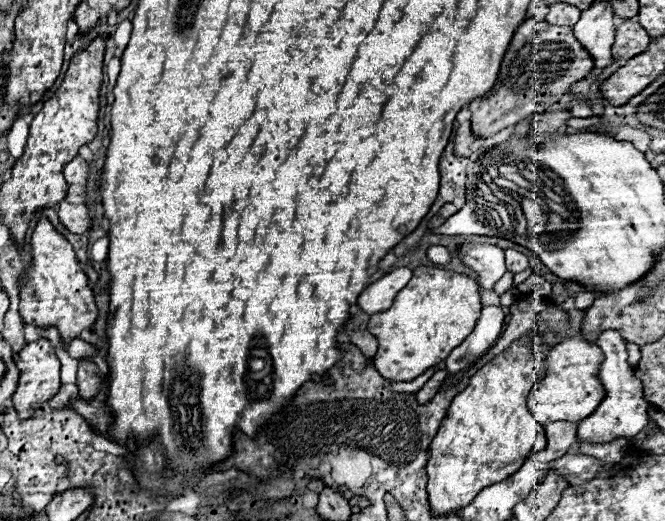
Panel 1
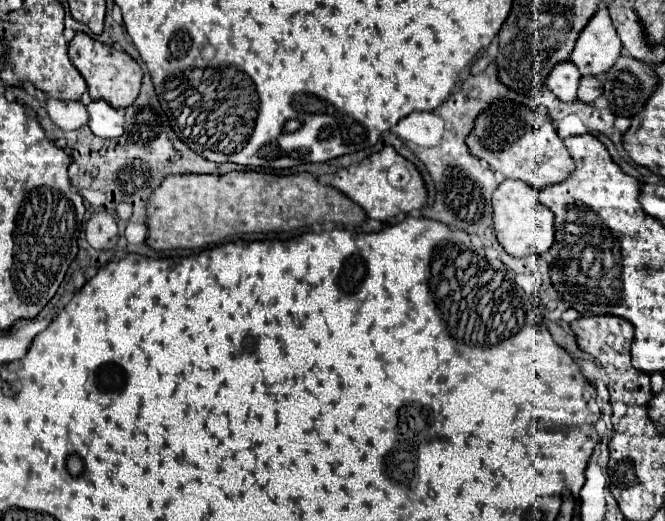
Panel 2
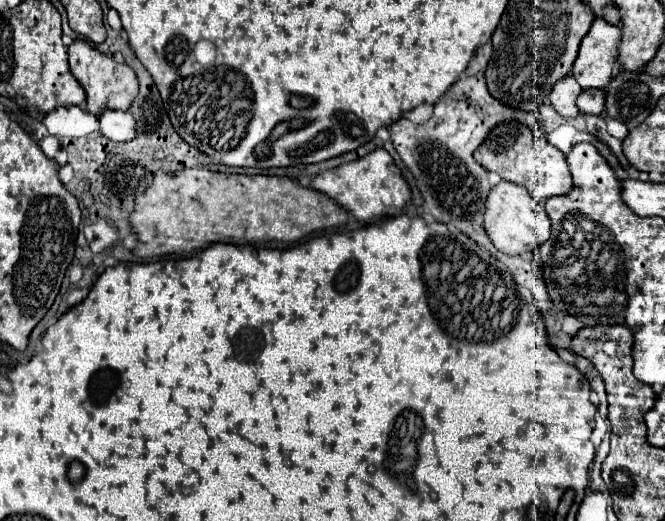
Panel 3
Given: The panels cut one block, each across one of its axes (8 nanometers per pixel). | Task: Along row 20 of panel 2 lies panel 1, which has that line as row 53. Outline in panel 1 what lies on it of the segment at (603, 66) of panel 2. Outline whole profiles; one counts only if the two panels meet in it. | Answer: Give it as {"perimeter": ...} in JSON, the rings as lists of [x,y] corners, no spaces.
{"perimeter":[[[594,2],[588,10],[582,12],[572,30],[576,40],[580,40],[584,48],[588,48],[594,60],[594,76],[602,74],[602,70],[614,62],[610,50],[616,36],[616,22],[608,4]]]}

